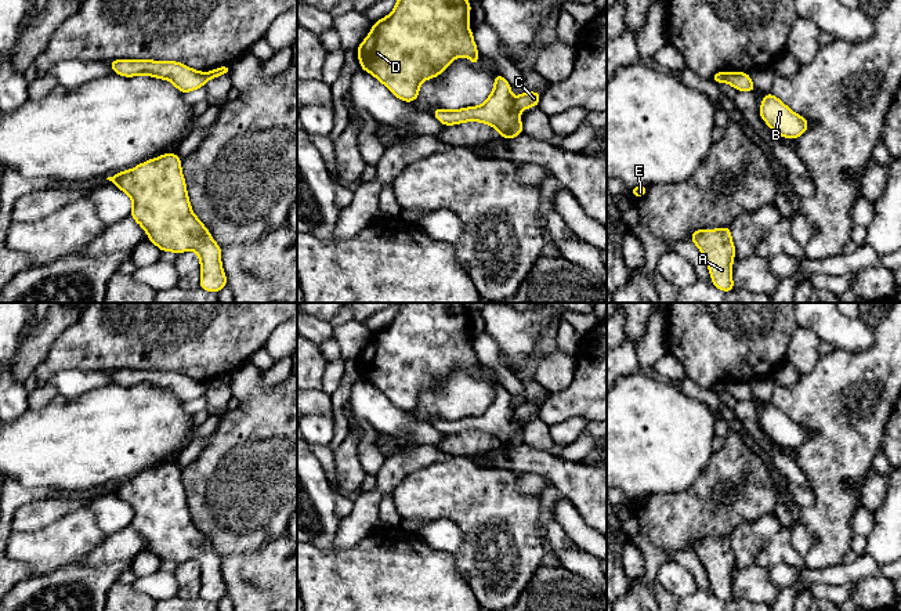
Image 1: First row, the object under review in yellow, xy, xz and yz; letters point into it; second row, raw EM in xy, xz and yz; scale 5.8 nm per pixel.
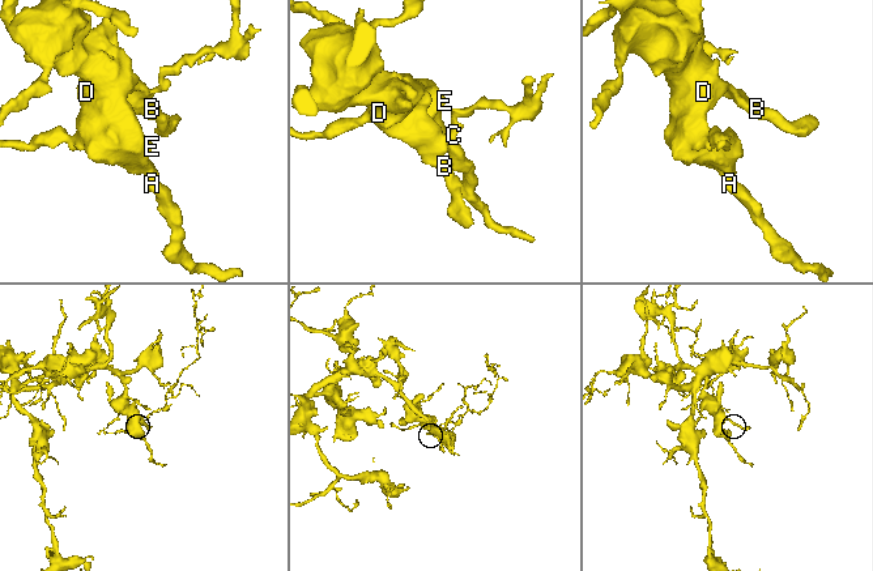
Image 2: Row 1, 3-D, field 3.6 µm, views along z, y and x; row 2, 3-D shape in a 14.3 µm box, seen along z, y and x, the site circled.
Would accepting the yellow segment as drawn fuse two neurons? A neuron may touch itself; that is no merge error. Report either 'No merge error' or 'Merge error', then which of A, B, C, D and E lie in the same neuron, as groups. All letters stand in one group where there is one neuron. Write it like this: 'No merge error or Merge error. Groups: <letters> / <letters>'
Merge error. Groups: A B D E / C

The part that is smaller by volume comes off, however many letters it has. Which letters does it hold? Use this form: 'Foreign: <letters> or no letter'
Foreign: C

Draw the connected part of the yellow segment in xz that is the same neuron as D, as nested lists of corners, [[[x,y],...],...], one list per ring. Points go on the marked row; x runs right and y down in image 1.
[[[398,0],[392,12],[373,24],[368,37],[357,48],[361,69],[379,79],[397,98],[412,102],[426,79],[434,79],[449,64],[466,55],[480,64],[473,32],[468,28],[468,0]]]

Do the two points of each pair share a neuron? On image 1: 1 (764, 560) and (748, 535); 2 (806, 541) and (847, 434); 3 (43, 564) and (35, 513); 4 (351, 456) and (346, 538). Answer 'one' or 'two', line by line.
1: two
2: two
3: two
4: two

